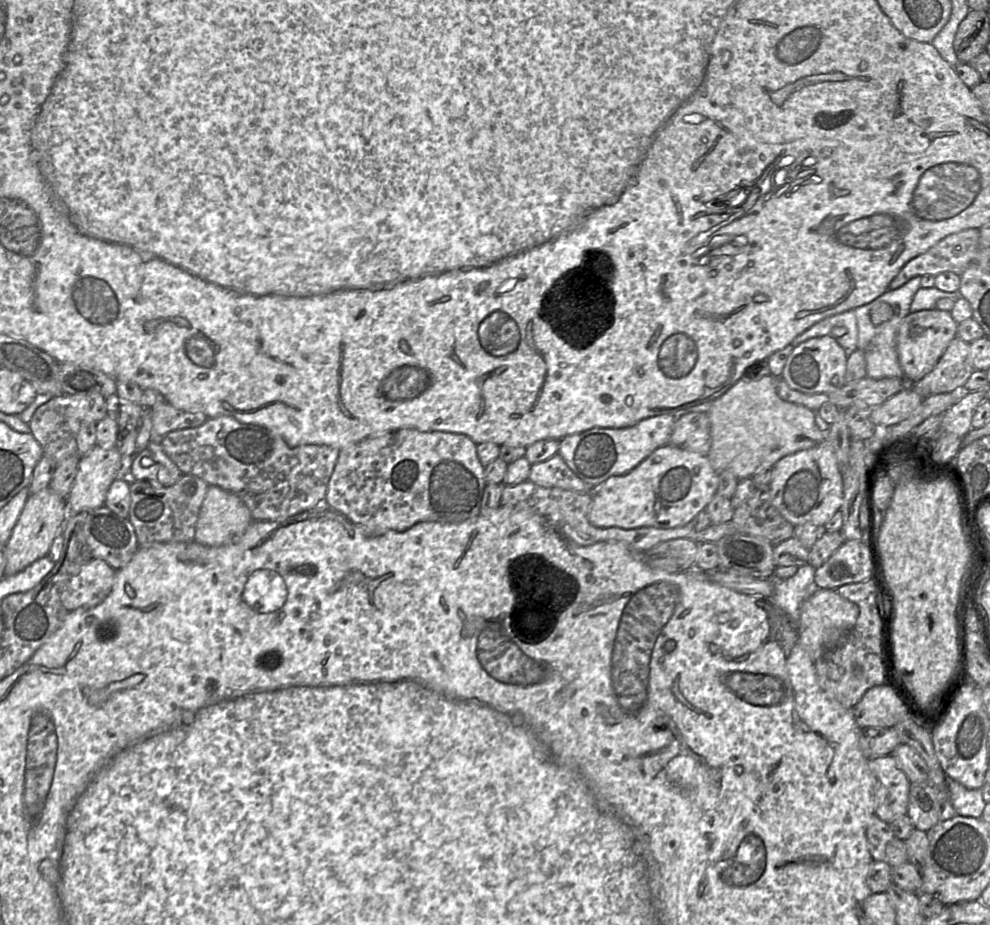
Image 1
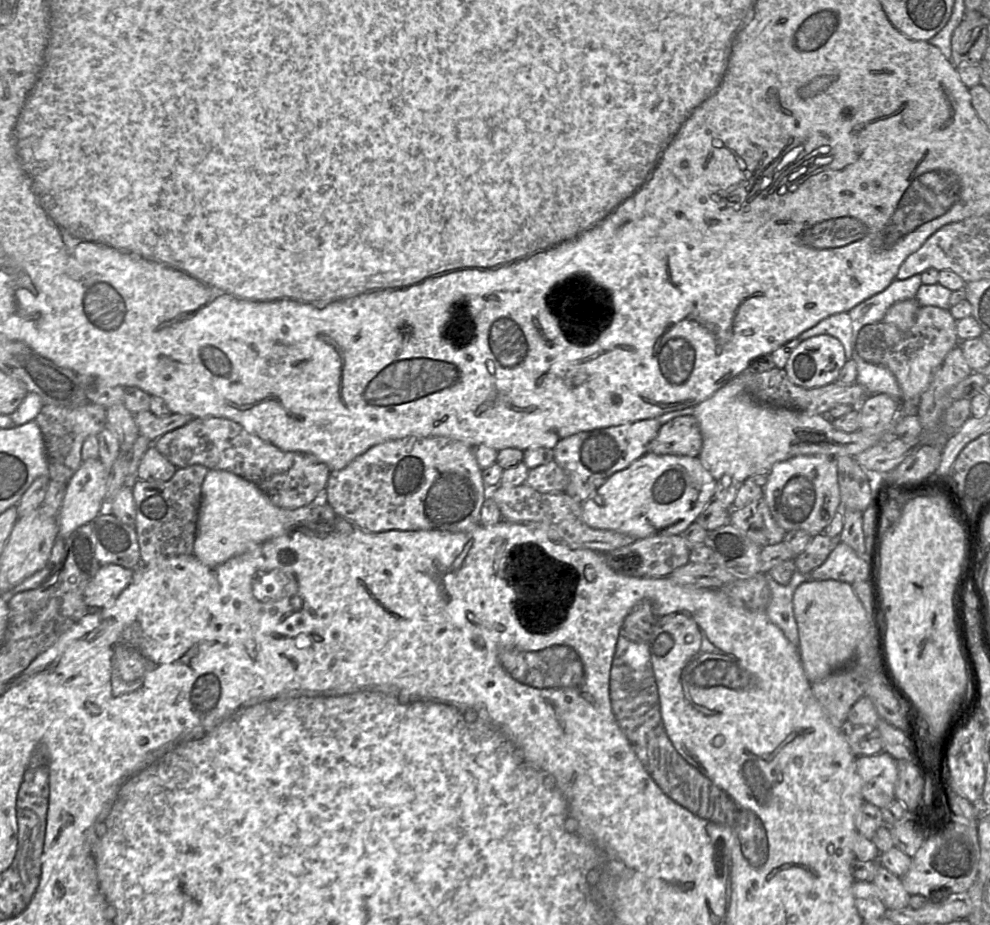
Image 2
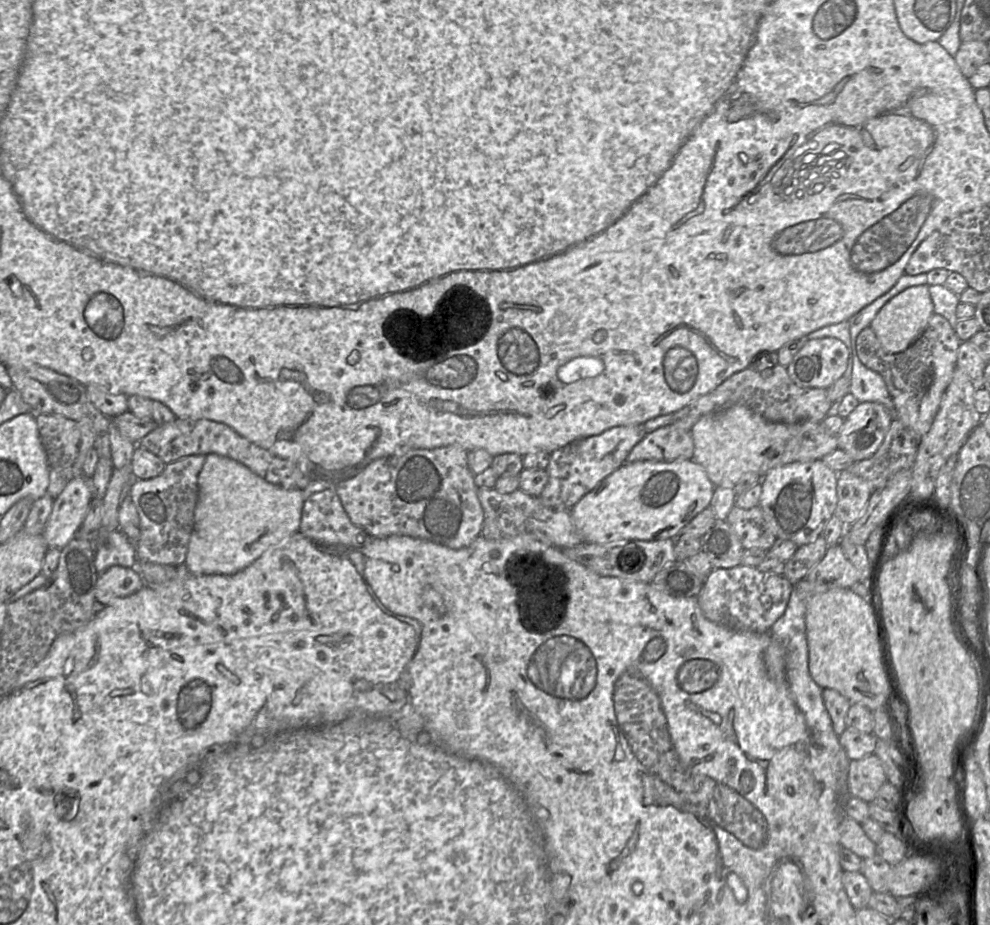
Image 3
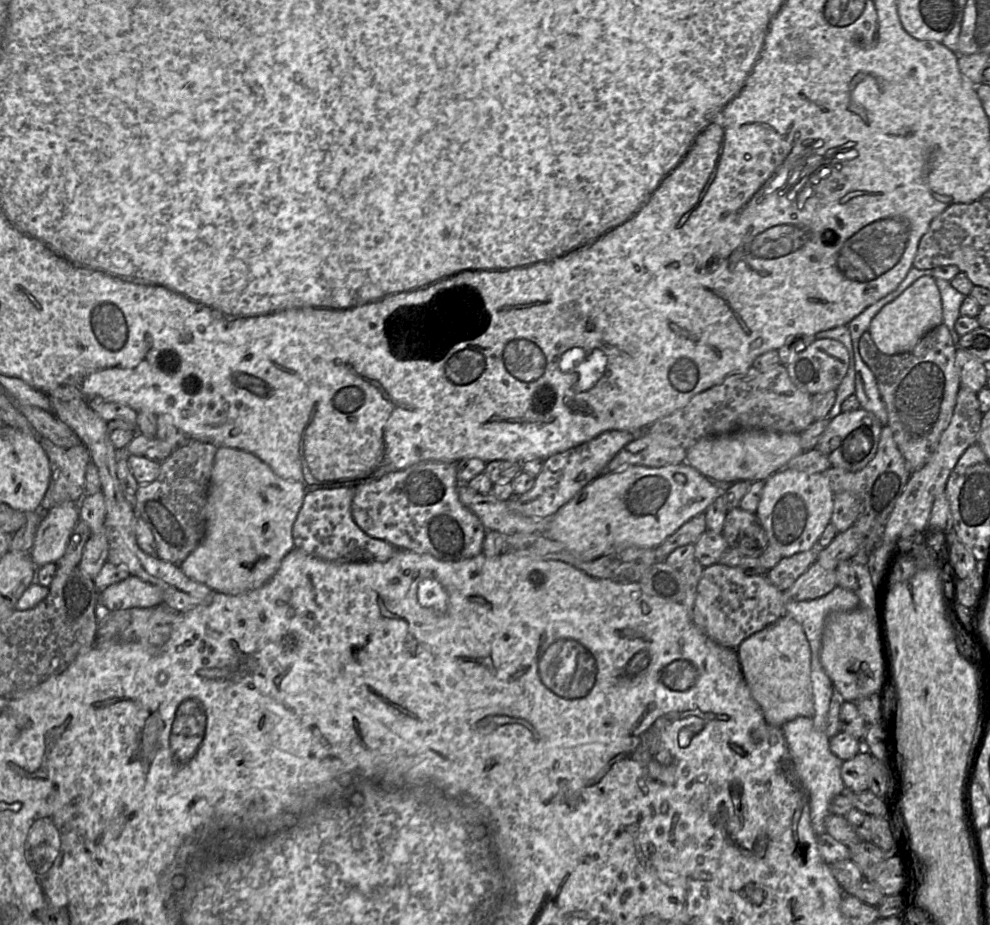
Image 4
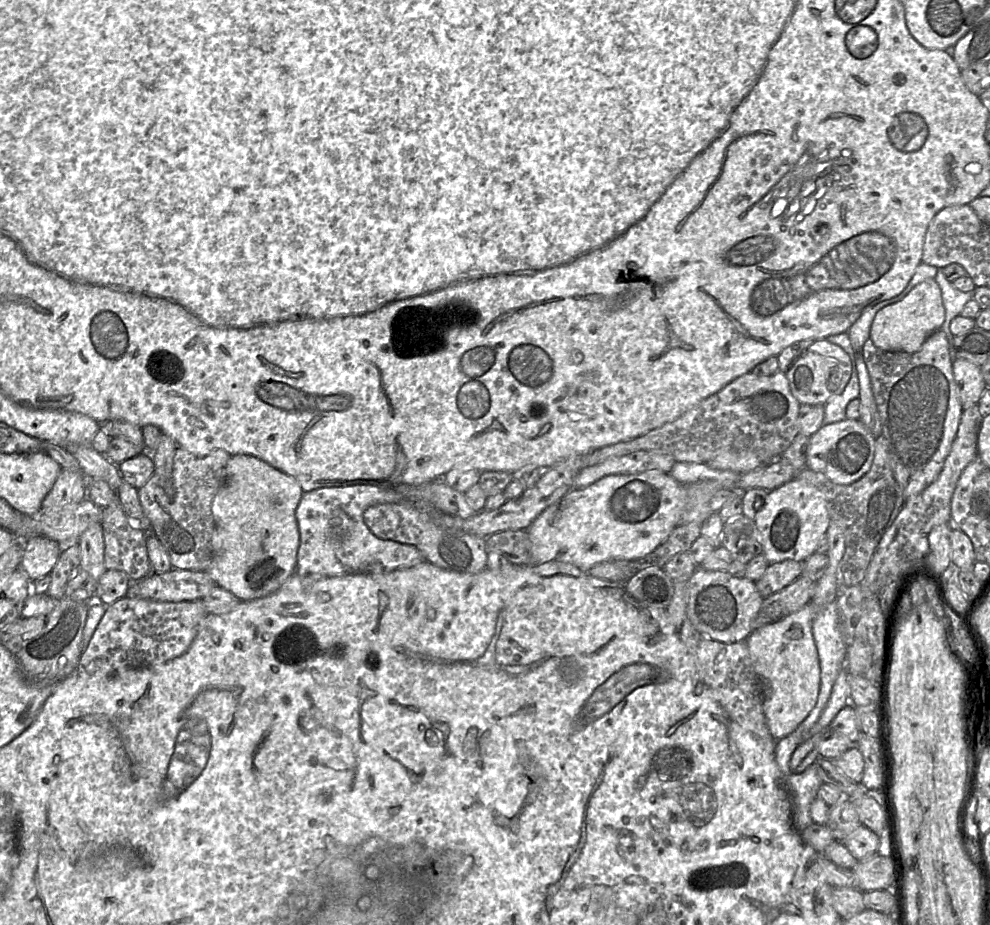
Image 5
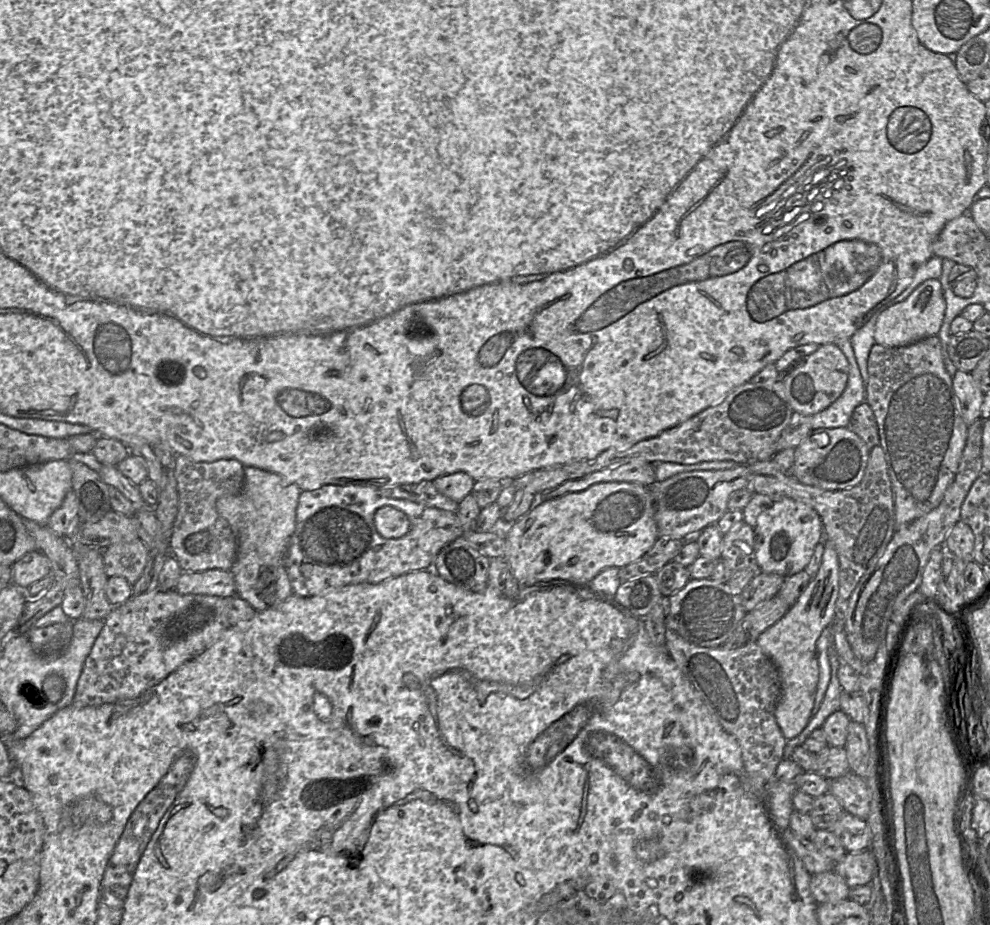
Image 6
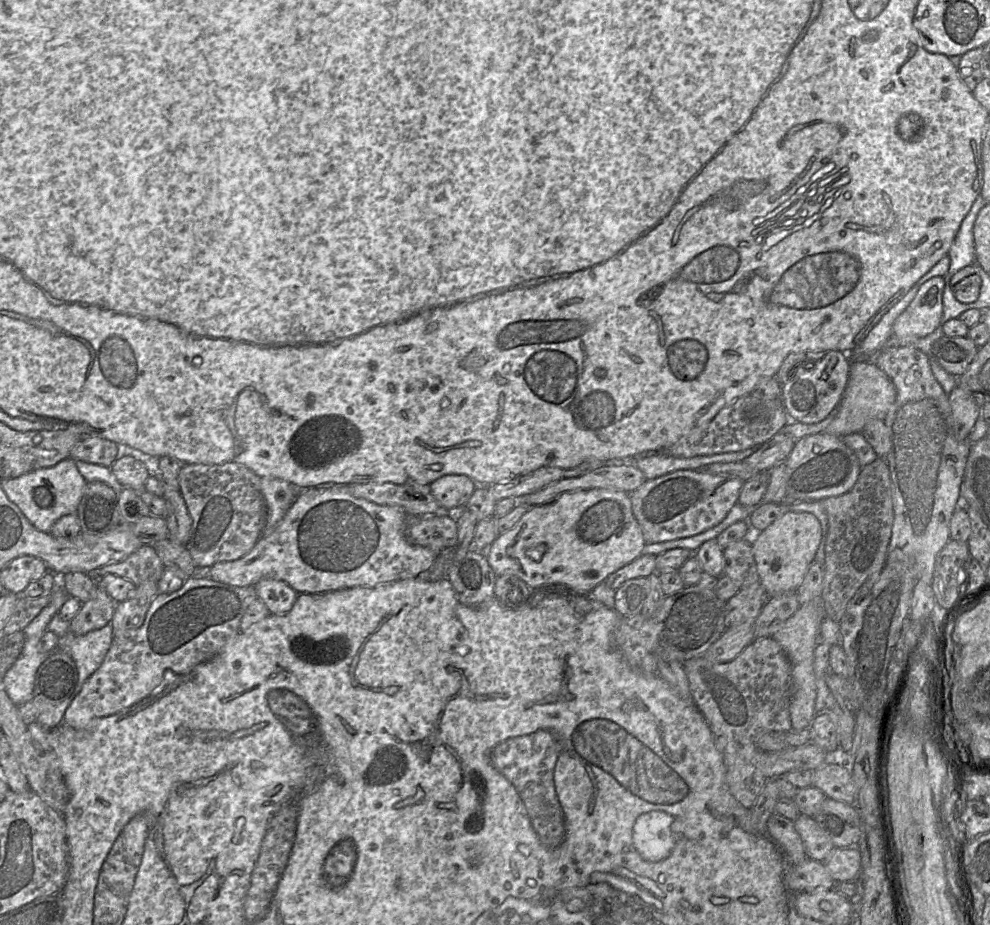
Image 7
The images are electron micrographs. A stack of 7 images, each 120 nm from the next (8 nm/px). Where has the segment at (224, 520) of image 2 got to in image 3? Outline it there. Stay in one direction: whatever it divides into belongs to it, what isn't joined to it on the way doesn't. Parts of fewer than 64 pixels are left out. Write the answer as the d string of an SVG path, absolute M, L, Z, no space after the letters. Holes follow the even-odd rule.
M211 453L206 456L204 465L198 476L198 501L194 513L194 528L190 537L190 542L186 554L185 566L195 575L210 575L210 574L233 574L240 571L267 551L269 548L280 543L280 541L291 537L294 534L300 534L300 524L305 502L304 490L299 489L284 489L280 486L271 484L259 475L252 472L248 467L242 463L226 456Z

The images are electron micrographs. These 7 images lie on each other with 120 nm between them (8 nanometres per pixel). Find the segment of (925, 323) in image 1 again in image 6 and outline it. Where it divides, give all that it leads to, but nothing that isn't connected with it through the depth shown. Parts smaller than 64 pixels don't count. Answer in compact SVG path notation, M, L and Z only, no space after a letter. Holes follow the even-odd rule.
M931 336L902 347L874 344L868 358L866 401L876 418L894 495L896 530L936 508L955 478L966 445L968 426L964 422L952 378L947 372L939 337Z

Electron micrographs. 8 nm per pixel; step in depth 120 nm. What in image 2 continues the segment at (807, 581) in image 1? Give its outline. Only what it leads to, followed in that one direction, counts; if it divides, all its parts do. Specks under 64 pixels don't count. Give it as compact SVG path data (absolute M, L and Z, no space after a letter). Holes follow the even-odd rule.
M795 569L789 583L780 585L769 573L764 574L771 592L771 599L765 612L770 621L782 630L786 638L798 647L799 635L793 610L793 594L800 584L810 579L810 576Z

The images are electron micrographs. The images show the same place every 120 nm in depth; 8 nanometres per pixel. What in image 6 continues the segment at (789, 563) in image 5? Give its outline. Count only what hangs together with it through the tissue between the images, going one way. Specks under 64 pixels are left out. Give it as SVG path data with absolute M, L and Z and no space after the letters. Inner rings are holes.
M758 572L741 592L742 605L747 613L770 600L779 592L785 577L776 573Z

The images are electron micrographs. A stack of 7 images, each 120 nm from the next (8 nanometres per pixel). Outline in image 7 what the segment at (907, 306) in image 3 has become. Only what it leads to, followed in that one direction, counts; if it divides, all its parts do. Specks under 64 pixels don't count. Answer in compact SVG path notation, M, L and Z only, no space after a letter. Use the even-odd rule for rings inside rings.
M944 277L926 281L910 305L895 320L893 337L925 337L936 330L943 314Z

